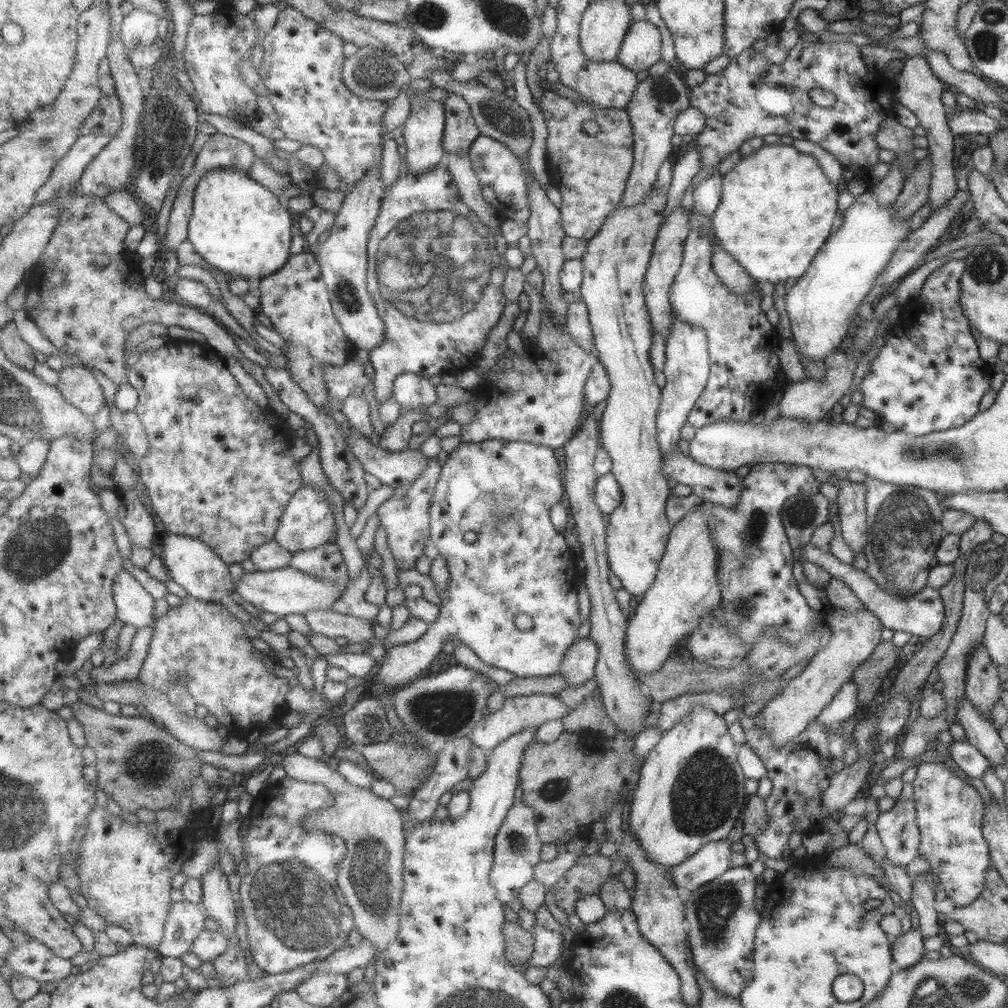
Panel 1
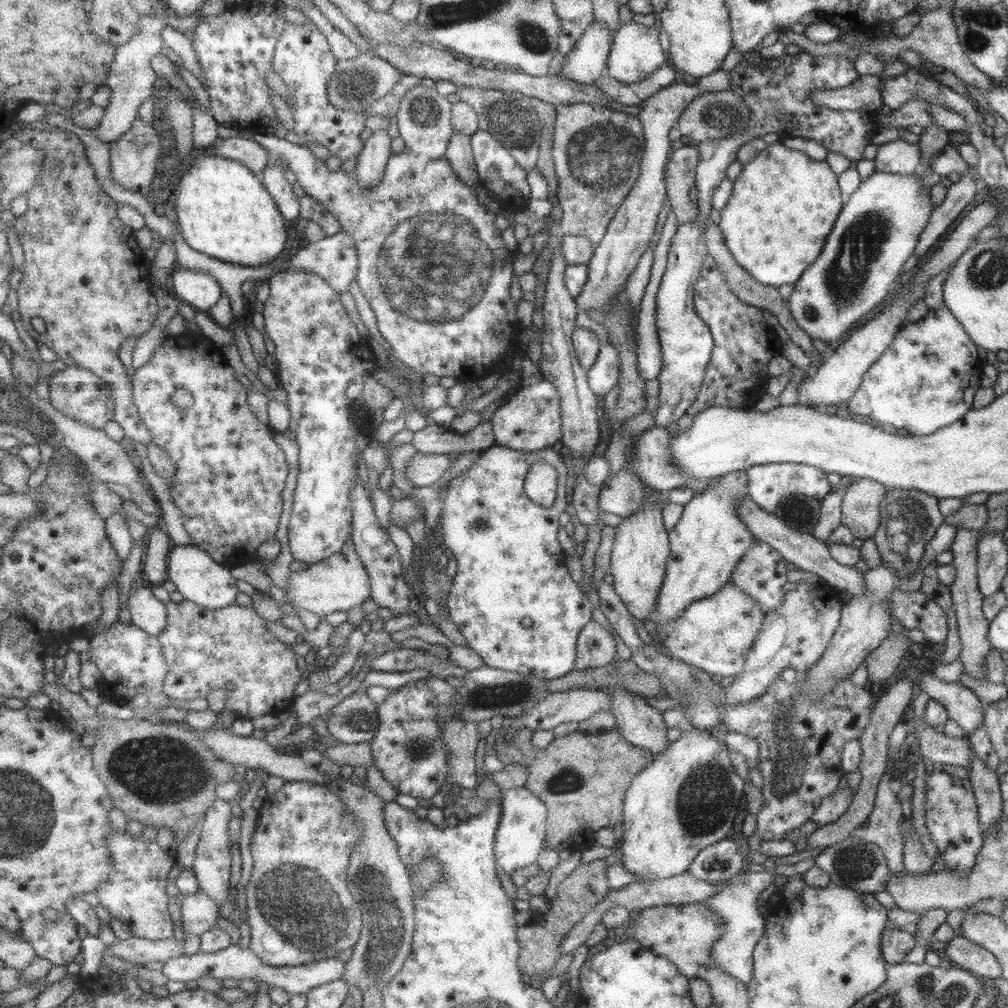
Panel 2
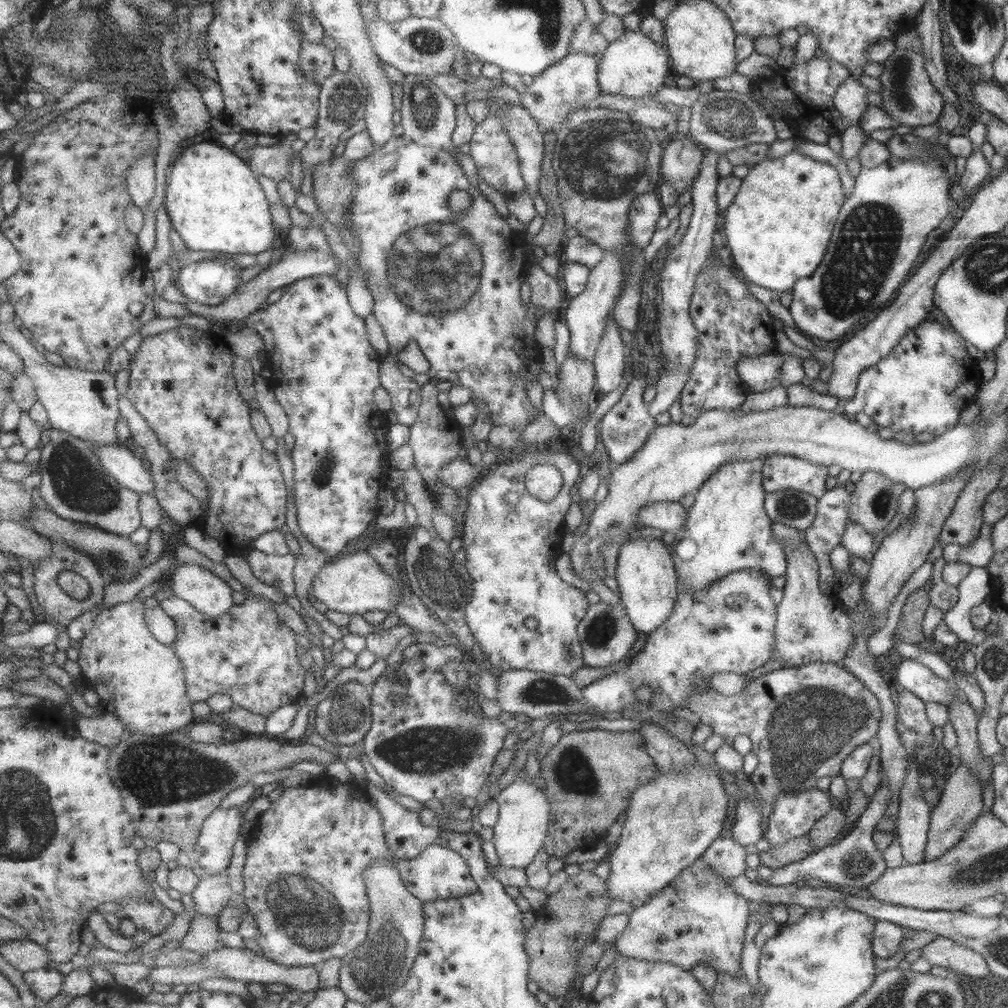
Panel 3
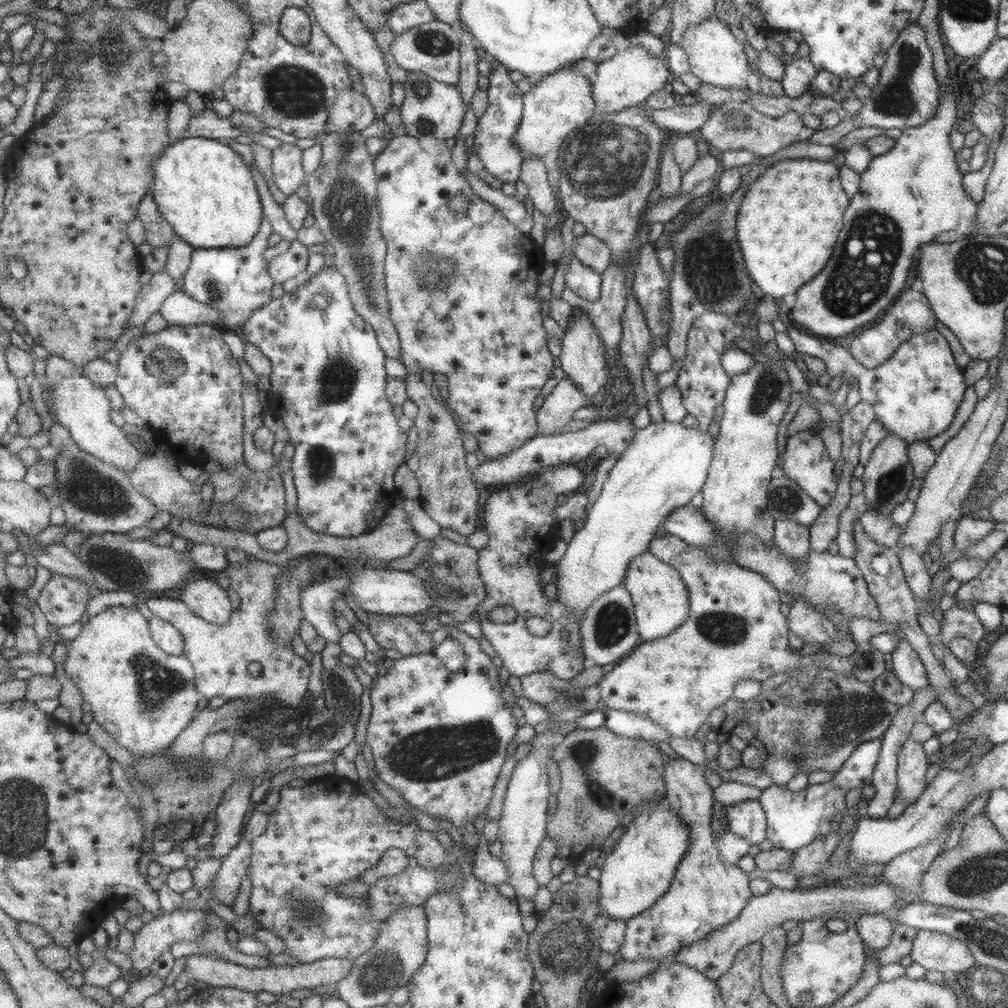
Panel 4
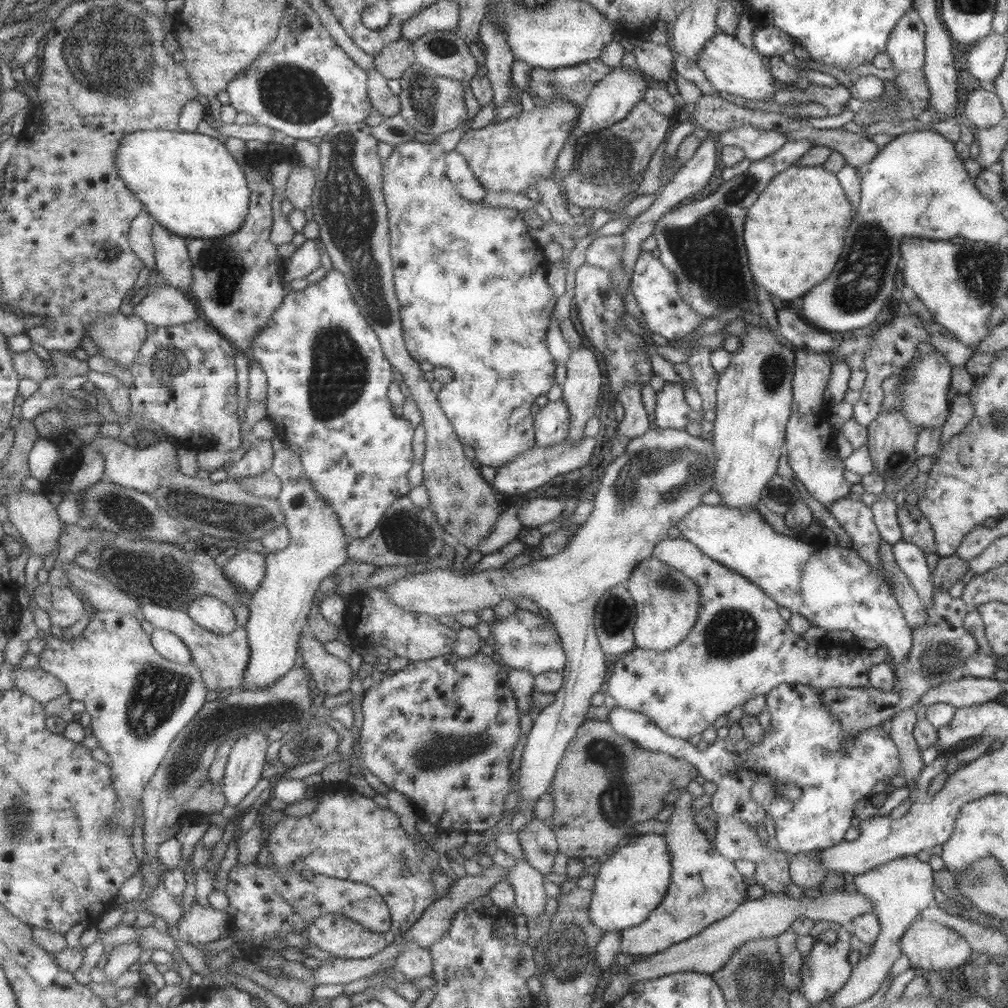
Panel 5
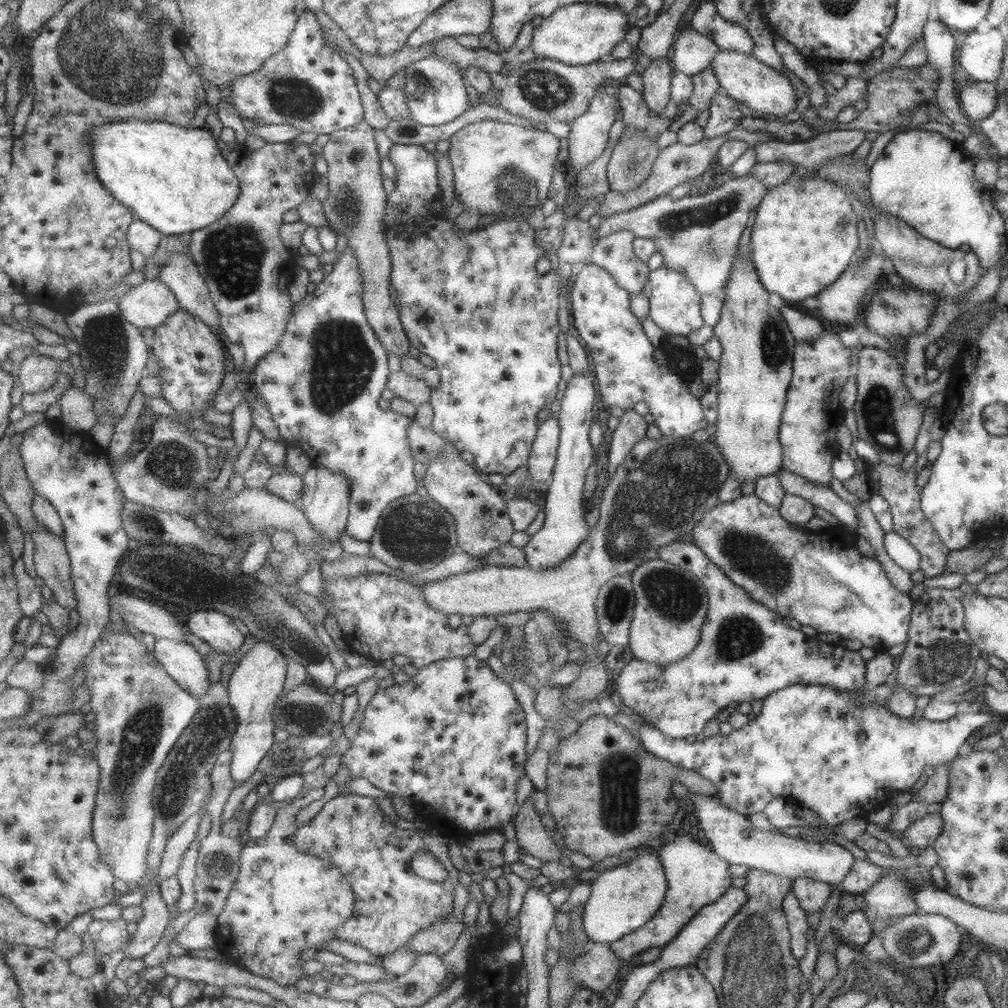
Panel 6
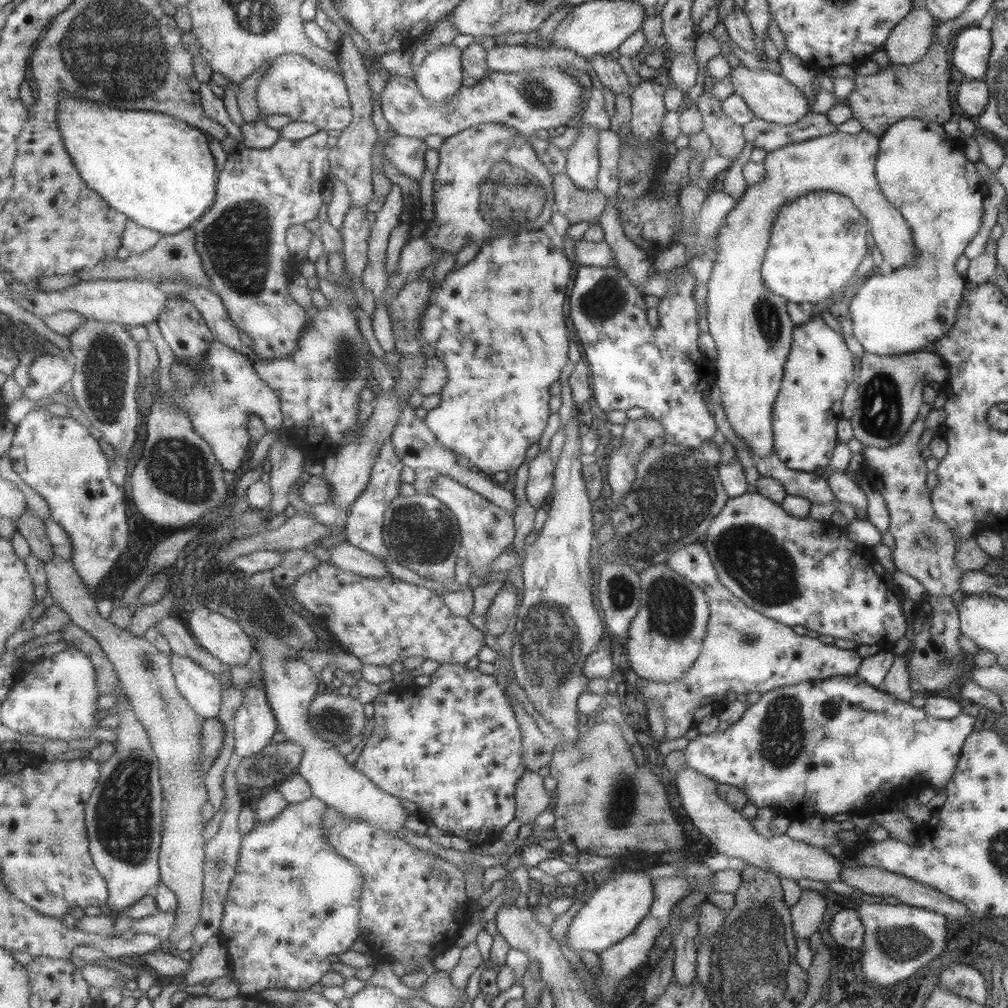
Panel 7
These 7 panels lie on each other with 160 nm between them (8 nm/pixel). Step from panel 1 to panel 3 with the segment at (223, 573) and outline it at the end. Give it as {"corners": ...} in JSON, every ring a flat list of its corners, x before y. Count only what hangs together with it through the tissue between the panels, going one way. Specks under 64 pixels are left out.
{"corners":[[179,563,173,576,173,592,195,609,217,619,236,607,233,590,209,570,189,563]]}

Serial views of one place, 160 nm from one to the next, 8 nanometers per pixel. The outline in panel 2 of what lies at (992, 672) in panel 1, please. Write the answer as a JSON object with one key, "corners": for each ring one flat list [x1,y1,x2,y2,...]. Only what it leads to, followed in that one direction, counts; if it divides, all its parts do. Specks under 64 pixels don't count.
{"corners":[[955,525,955,536,951,541,949,551,952,552,951,564,955,567,955,578,948,585,951,596,951,609,956,614,956,628,961,643,960,658,963,663,963,673,971,678,986,680,982,671,982,664,987,651,990,649,986,632,988,631,988,620,983,618,981,606,984,598,978,591,976,583,976,548,978,543,978,530,971,530,961,525]]}

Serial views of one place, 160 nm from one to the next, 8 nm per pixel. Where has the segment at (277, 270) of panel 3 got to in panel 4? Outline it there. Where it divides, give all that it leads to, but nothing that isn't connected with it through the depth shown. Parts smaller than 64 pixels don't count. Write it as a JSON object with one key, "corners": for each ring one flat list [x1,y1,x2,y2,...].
{"corners":[[182,288,176,290,165,300,159,313,168,325,190,326,209,324,221,326,223,324,223,316,220,310,195,300]]}

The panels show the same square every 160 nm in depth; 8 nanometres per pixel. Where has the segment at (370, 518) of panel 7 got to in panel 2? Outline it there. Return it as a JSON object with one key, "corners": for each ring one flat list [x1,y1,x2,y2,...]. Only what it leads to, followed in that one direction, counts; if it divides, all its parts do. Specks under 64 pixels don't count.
{"corners":[[287,269,273,275,269,286,271,296,262,304,265,319,263,329,276,344,274,357,280,364,280,384,288,396,288,408,292,413,290,429,296,432,300,458,288,542,295,559,314,565,341,552,354,533,356,508,352,492,358,483,359,453,364,452,357,444,356,434,367,434,368,440,374,436,369,427,370,412,363,412,356,402,349,401,347,388,356,378,374,373,379,363,369,341,361,336,357,324,351,320,347,308,339,300,338,290,322,275]]}

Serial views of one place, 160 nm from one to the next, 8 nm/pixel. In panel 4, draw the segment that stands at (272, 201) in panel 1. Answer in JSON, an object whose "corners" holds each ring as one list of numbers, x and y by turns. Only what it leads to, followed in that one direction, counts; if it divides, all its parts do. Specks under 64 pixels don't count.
{"corners":[[193,137,179,140,165,147,150,166,152,168,152,188,155,202,163,216,174,226,179,238,194,247,220,249,221,247,247,246,261,230,263,204,259,198,257,184,253,180,251,168,245,164,225,141,213,138]]}

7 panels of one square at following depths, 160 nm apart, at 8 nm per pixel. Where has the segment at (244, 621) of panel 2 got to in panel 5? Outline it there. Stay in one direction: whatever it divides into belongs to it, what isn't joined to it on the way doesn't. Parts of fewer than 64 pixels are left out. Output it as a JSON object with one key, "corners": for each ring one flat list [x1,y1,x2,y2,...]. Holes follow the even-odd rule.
{"corners":[[243,549,225,565,226,575,235,586,252,595,260,588,266,577,266,557,265,554],[142,604,142,613,144,618,151,621,155,628,170,630,182,638,187,646,190,646,194,655,193,660,202,670,203,678,206,679,209,690,218,692,235,689,243,689,242,684,245,682,246,670,250,666,250,639,247,634,246,625,238,627,233,634,215,634,202,626,199,626,194,618,191,618,187,612,183,610,172,610,165,606,157,606,157,604]]}

